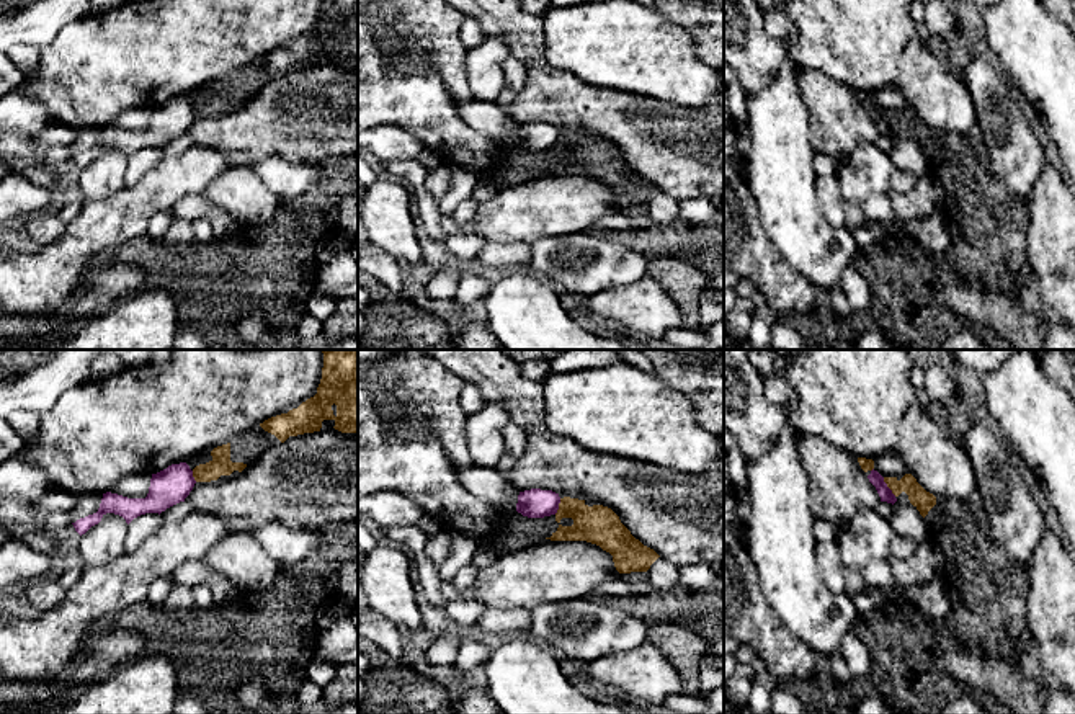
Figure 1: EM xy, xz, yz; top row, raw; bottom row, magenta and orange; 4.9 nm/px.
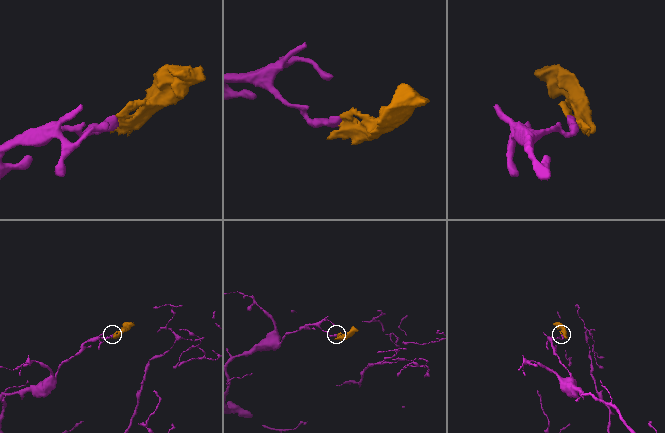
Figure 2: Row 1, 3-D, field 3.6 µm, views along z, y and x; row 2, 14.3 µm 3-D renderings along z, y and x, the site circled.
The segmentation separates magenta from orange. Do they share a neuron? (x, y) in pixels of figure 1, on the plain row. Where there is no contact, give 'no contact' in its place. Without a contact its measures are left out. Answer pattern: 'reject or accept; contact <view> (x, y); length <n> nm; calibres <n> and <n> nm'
reject; contact yz (887, 121); length 120 nm; calibres 70 and 100 nm

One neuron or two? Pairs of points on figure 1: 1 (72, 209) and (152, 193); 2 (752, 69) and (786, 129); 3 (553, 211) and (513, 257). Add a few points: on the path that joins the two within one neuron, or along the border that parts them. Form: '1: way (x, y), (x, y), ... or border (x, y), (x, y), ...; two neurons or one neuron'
1: border (82, 205), (82, 209), (66, 227); two neurons
2: border (786, 56), (776, 75), (747, 97); two neurons
3: border (487, 240), (526, 242), (530, 245); two neurons

